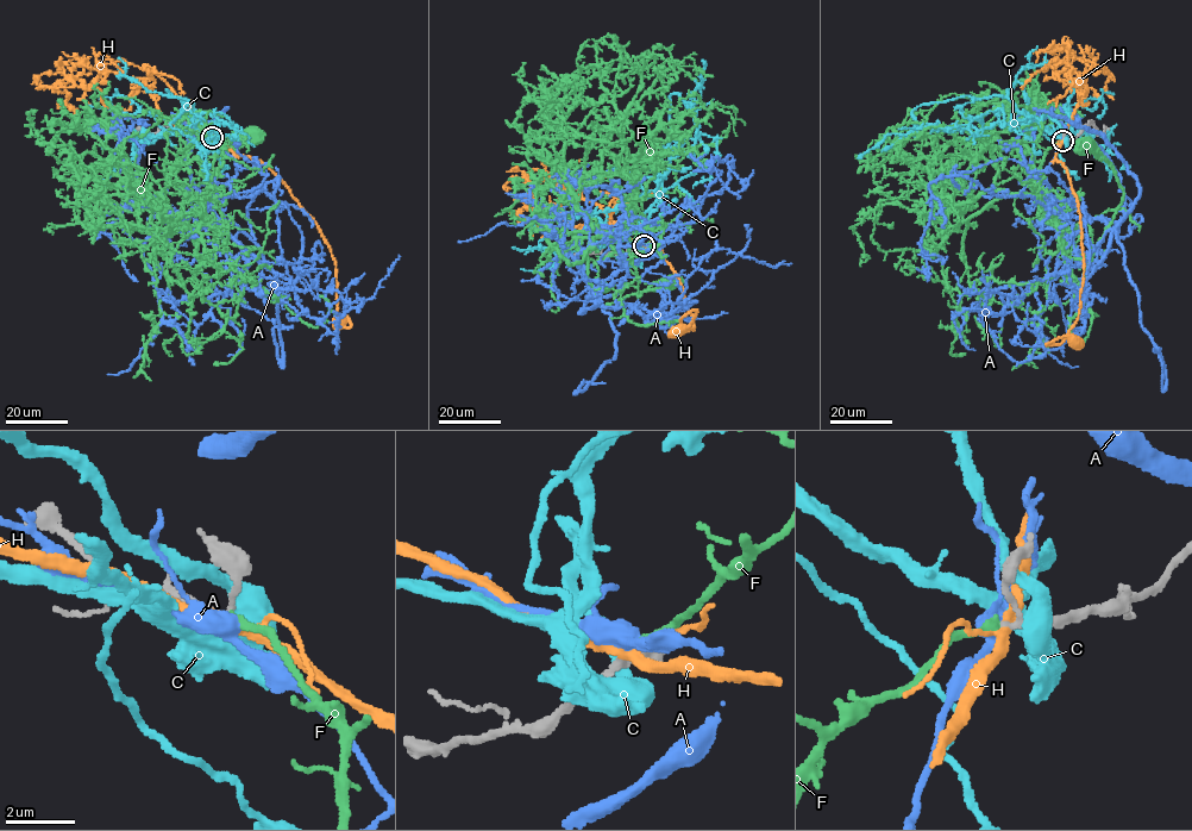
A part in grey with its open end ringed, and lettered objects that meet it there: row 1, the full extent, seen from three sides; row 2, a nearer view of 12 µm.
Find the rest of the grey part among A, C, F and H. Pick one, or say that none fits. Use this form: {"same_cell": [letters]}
{"same_cell": ["F"]}

